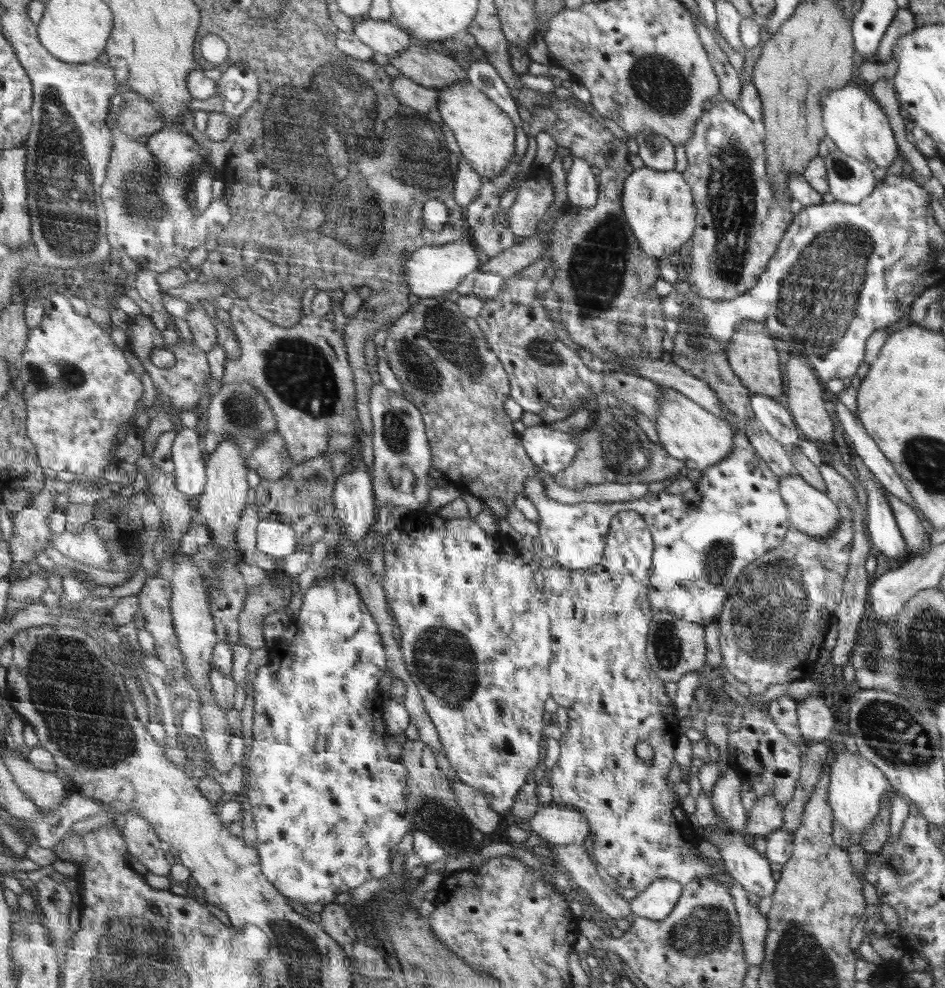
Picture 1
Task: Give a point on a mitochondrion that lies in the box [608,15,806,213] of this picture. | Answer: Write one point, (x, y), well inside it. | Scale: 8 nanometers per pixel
(659, 86)

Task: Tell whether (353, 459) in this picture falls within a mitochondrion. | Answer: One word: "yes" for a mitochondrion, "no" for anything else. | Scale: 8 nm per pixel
no

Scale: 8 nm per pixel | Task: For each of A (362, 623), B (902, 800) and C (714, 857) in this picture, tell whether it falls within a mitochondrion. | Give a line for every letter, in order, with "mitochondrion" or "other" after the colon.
A: other
B: other
C: other

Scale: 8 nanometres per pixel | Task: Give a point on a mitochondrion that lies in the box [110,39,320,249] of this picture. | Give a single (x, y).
(141, 197)

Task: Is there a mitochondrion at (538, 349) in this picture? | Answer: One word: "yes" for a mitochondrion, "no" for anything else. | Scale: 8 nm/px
yes

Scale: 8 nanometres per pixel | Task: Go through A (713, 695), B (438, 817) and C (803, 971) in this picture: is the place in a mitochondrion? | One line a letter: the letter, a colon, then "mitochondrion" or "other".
A: other
B: mitochondrion
C: mitochondrion

